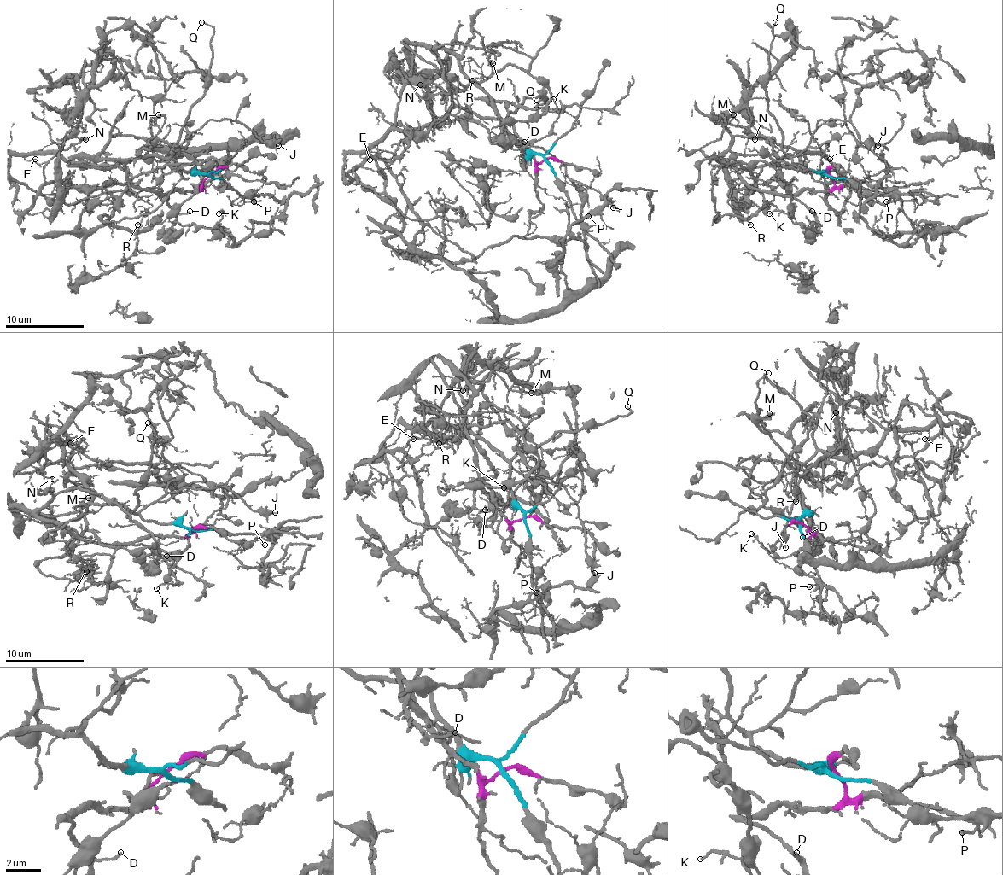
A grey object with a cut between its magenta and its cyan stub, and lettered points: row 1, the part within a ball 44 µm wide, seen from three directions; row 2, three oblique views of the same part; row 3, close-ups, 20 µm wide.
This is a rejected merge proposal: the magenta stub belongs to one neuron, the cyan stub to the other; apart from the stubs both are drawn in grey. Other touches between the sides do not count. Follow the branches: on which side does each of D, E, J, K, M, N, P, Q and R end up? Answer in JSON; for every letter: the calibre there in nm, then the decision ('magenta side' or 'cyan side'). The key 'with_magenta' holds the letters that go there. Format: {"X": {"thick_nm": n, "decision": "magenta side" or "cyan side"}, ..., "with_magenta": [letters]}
{"D": {"thick_nm": 140, "decision": "magenta side"}, "E": {"thick_nm": 100, "decision": "cyan side"}, "J": {"thick_nm": 150, "decision": "cyan side"}, "K": {"thick_nm": 110, "decision": "magenta side"}, "M": {"thick_nm": 190, "decision": "magenta side"}, "N": {"thick_nm": 140, "decision": "cyan side"}, "P": {"thick_nm": 120, "decision": "cyan side"}, "Q": {"thick_nm": 110, "decision": "cyan side"}, "R": {"thick_nm": 130, "decision": "magenta side"}, "with_magenta": ["D", "K", "M", "R"]}

